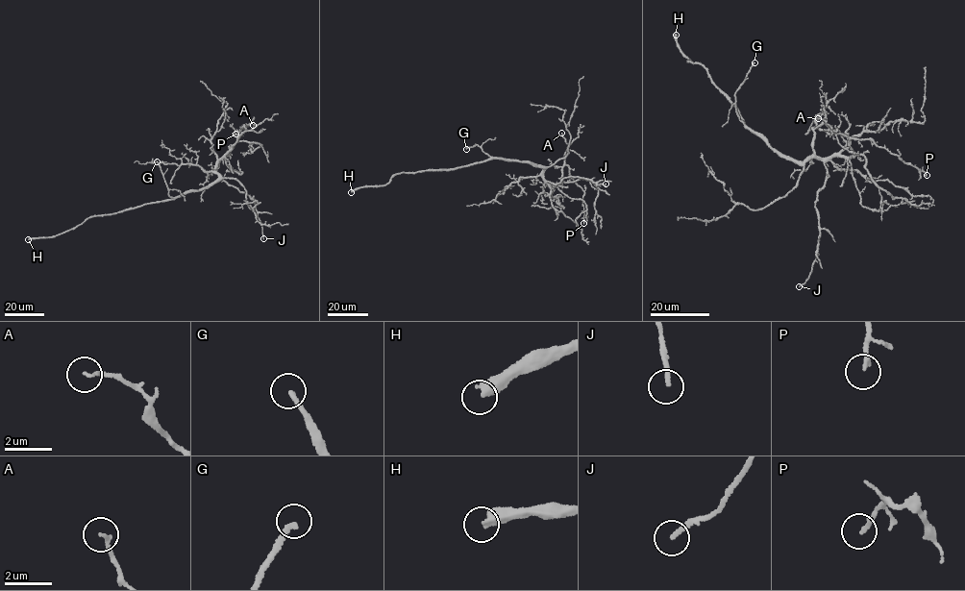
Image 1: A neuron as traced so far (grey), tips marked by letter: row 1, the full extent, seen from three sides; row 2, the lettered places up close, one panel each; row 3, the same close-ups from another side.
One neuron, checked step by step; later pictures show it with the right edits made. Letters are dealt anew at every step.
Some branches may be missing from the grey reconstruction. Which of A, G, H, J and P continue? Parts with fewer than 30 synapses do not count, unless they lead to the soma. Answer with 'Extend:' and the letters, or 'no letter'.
Extend: G, H

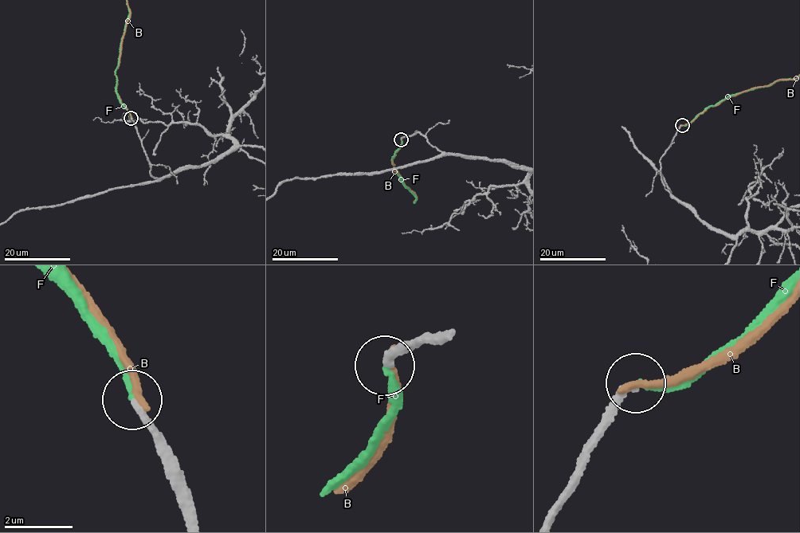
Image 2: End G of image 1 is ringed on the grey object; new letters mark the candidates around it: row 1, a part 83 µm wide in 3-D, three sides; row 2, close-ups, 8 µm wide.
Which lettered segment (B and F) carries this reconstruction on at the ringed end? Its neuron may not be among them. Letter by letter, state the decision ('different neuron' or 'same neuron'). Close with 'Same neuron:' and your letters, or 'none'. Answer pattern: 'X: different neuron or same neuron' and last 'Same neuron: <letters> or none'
B: different neuron
F: same neuron
Same neuron: F

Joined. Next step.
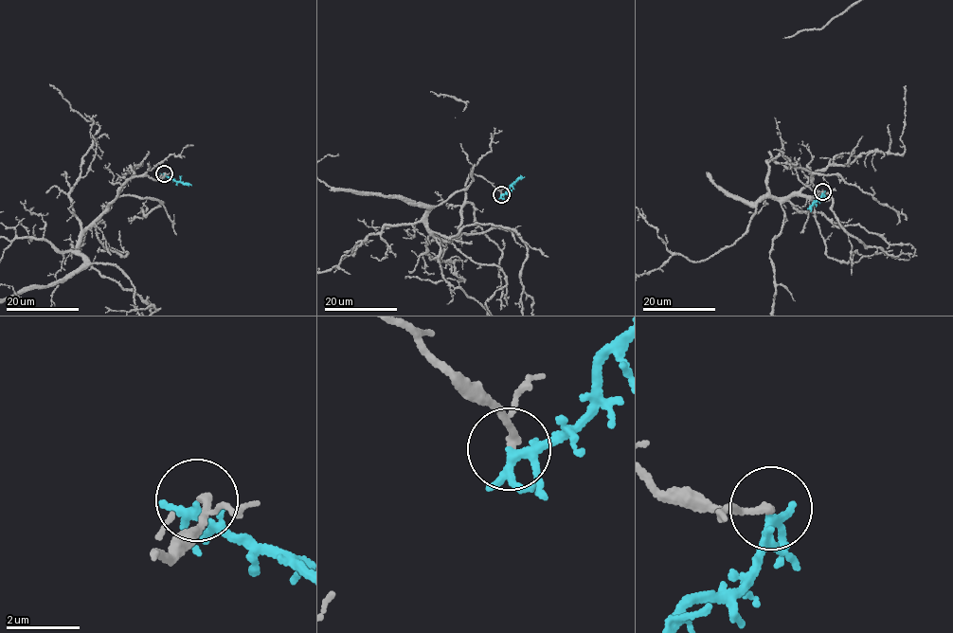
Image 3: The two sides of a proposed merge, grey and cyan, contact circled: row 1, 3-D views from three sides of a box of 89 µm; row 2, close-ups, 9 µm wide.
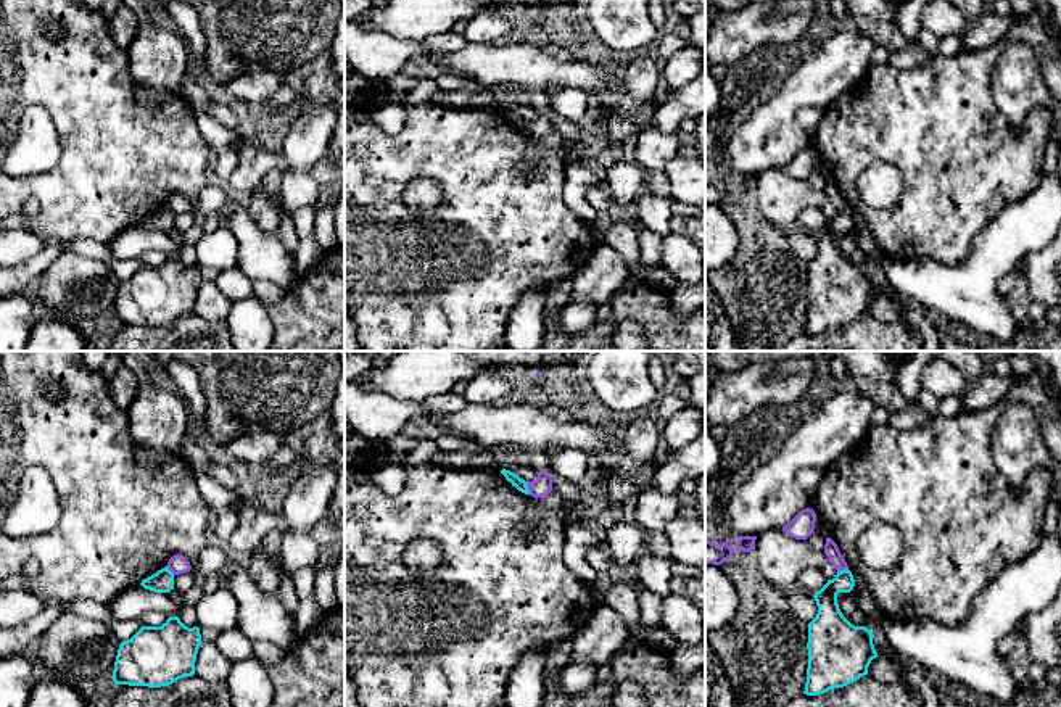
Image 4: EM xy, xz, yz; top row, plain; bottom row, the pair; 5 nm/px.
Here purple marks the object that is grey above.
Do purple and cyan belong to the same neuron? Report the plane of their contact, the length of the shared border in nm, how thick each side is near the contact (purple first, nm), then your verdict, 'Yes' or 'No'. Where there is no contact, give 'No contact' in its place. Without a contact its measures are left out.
Touches purple in xz. Shared border 70 nm. Thickness 100 nm (purple) against 60 nm. No

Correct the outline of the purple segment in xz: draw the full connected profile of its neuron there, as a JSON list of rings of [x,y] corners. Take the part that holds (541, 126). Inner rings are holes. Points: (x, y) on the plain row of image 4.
[[[538,111],[538,118],[533,121],[526,121],[530,135],[544,137],[552,130],[552,114],[546,111]]]

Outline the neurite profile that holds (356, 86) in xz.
[[[349,72],[345,77],[345,106],[359,108],[362,106],[361,100],[367,90],[372,89],[372,82],[362,77],[361,74]]]

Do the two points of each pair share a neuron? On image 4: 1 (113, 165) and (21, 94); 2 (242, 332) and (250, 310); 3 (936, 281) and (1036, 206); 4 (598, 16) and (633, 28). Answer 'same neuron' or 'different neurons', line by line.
1: same neuron
2: same neuron
3: same neuron
4: same neuron

